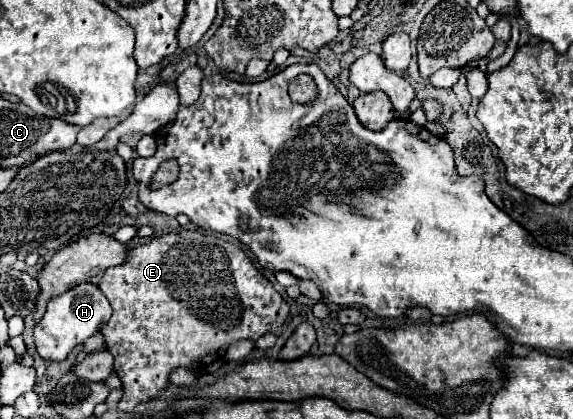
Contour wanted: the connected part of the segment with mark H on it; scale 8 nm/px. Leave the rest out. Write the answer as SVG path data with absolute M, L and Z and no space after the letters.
M93 283L75 285L73 289L65 291L63 295L53 297L47 303L45 315L35 325L33 343L35 343L37 355L45 361L63 361L63 359L67 359L67 355L77 345L85 343L85 339L89 339L91 335L101 331L103 325L107 325L109 317L111 317L111 305L109 305L107 297L101 293L101 289L97 285L93 285Z

